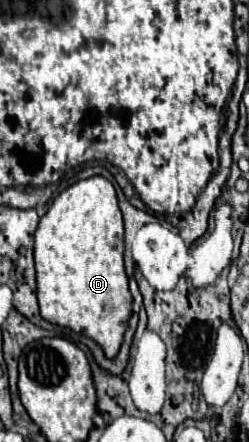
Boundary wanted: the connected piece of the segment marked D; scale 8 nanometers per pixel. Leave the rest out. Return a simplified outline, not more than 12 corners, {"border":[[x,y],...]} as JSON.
{"border":[[100,175],[36,229],[46,321],[116,357],[132,315],[124,223]]}

